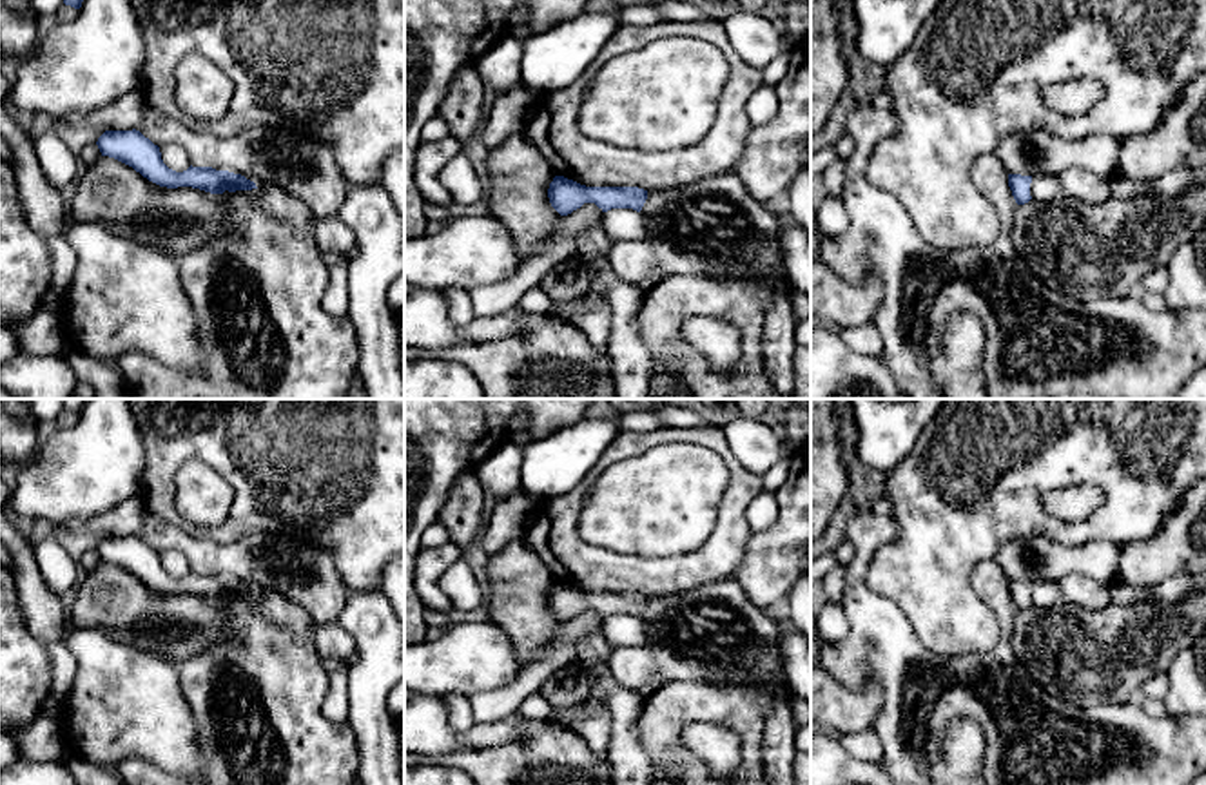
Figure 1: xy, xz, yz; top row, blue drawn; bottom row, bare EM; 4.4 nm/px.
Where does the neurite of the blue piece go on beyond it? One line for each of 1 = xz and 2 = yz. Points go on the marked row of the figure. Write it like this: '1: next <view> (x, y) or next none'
1: next none
2: next none

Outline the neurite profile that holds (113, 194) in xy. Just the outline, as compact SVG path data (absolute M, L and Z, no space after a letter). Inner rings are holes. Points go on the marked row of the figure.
M100 156L76 181L71 218L103 225L123 239L161 248L174 257L232 228L232 210L219 196L192 187L160 187L109 156Z

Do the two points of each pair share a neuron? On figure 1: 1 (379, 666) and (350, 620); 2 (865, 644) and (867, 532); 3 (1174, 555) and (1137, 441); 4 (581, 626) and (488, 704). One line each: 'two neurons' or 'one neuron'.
1: one neuron
2: one neuron
3: two neurons
4: one neuron

